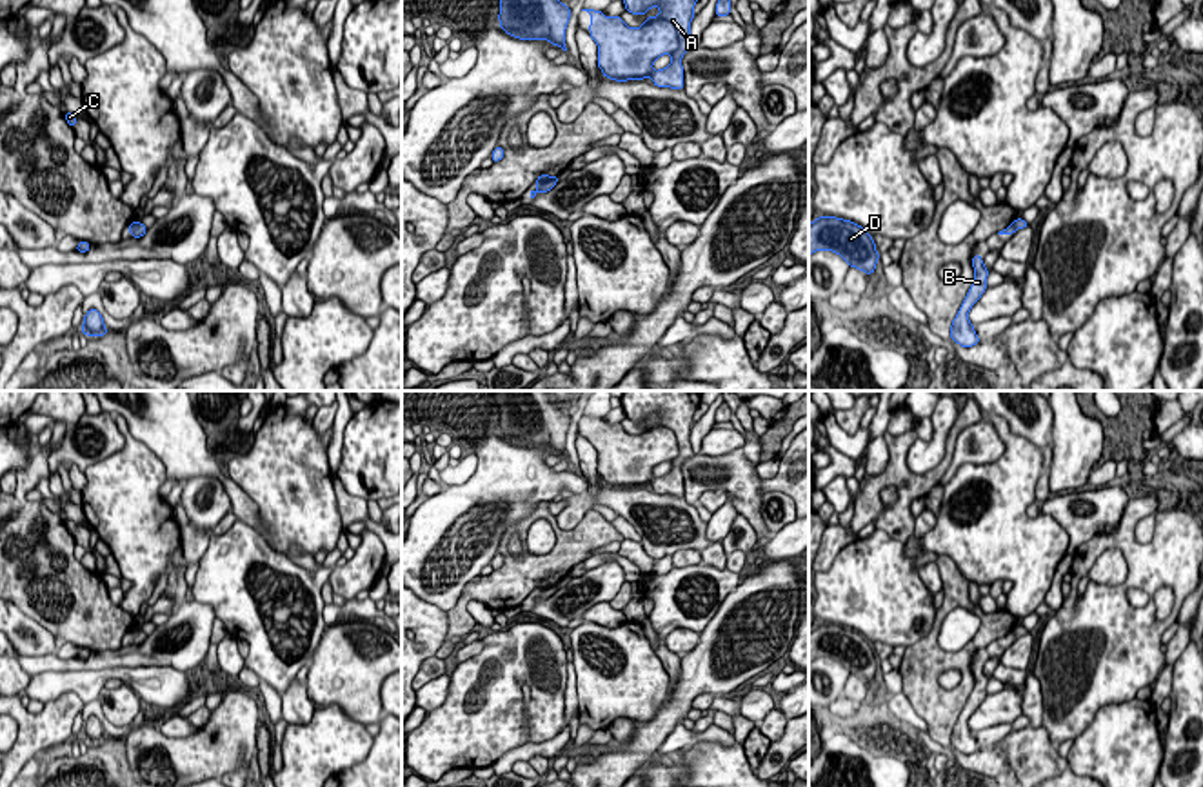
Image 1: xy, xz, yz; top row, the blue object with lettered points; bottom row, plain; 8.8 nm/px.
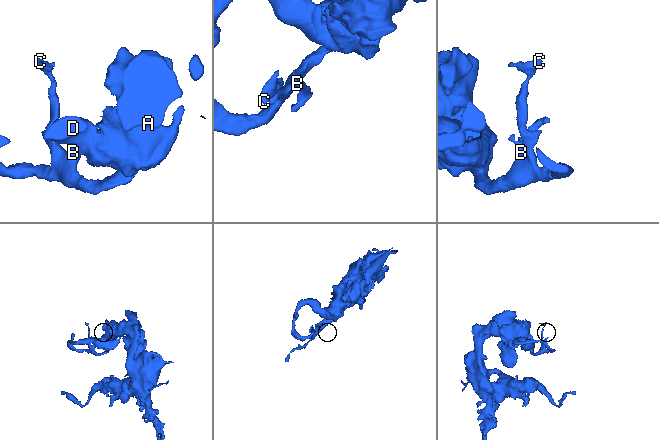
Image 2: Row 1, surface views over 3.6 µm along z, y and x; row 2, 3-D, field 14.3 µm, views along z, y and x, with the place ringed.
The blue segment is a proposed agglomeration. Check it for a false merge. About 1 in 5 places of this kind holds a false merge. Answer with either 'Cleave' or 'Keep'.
Keep

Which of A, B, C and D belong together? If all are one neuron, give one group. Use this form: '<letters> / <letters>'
A B C D

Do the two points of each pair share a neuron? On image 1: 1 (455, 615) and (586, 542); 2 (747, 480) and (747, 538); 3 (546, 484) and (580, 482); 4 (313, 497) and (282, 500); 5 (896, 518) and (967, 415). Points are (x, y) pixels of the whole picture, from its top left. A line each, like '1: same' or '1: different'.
1: same
2: different
3: same
4: same
5: same

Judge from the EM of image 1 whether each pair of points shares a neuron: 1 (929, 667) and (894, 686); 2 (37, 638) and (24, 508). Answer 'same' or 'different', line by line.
1: different
2: different

